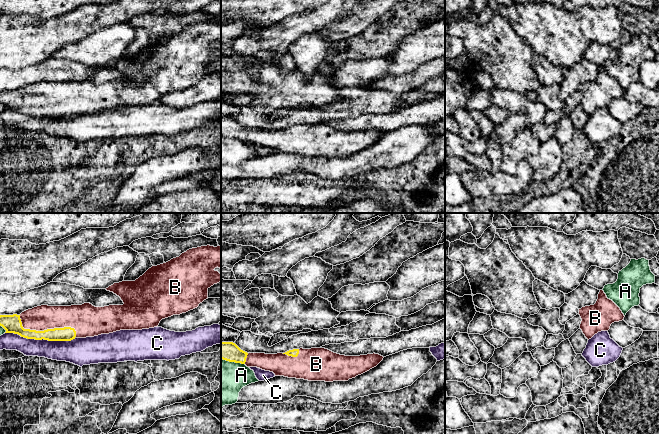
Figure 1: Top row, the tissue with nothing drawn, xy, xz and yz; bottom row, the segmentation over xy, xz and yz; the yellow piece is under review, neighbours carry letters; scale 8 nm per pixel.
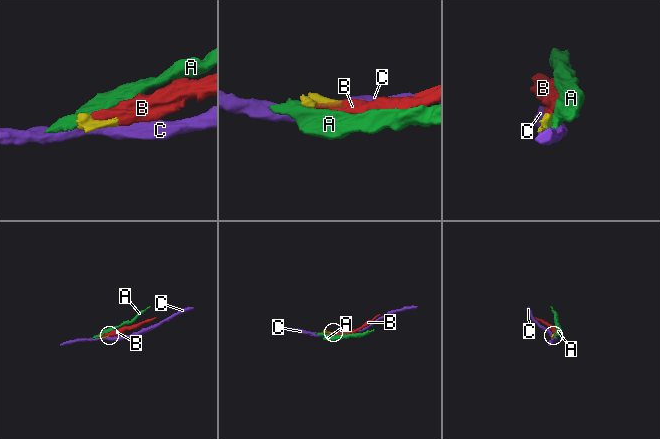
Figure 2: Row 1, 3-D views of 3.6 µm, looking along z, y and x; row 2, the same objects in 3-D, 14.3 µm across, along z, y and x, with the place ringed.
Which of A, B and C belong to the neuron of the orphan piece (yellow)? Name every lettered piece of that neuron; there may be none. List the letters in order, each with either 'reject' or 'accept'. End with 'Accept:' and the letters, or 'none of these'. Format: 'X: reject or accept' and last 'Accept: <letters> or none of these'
A: reject
B: accept
C: reject
Accept: B

